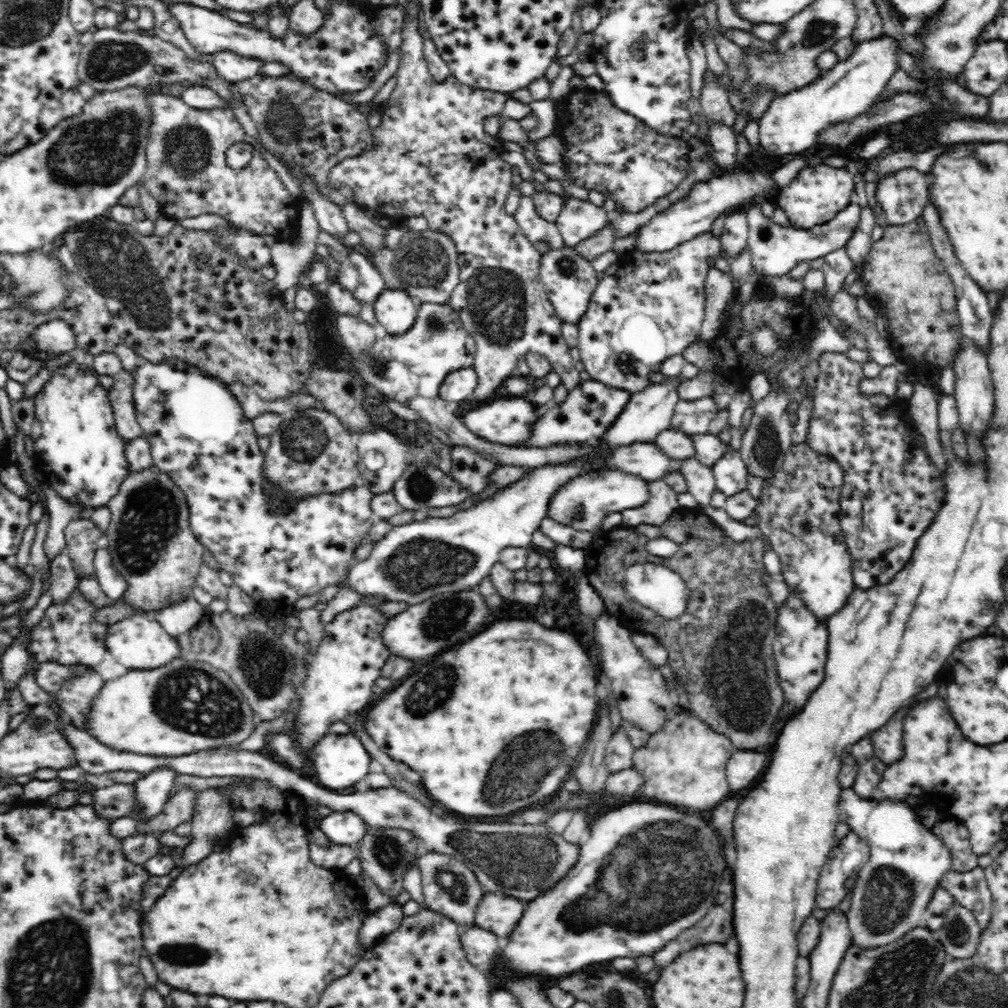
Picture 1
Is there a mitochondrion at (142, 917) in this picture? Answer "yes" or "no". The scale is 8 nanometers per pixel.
no

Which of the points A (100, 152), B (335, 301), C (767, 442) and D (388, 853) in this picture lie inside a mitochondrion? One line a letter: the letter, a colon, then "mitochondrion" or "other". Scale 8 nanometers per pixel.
A: mitochondrion
B: other
C: mitochondrion
D: mitochondrion

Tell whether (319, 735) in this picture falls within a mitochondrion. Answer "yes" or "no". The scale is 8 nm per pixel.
no

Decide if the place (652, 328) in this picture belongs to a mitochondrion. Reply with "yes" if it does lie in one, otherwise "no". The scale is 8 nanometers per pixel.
no

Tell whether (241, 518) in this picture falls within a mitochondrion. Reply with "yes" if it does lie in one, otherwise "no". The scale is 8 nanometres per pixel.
no

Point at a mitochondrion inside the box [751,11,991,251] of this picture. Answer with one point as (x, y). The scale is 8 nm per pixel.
(819, 32)

